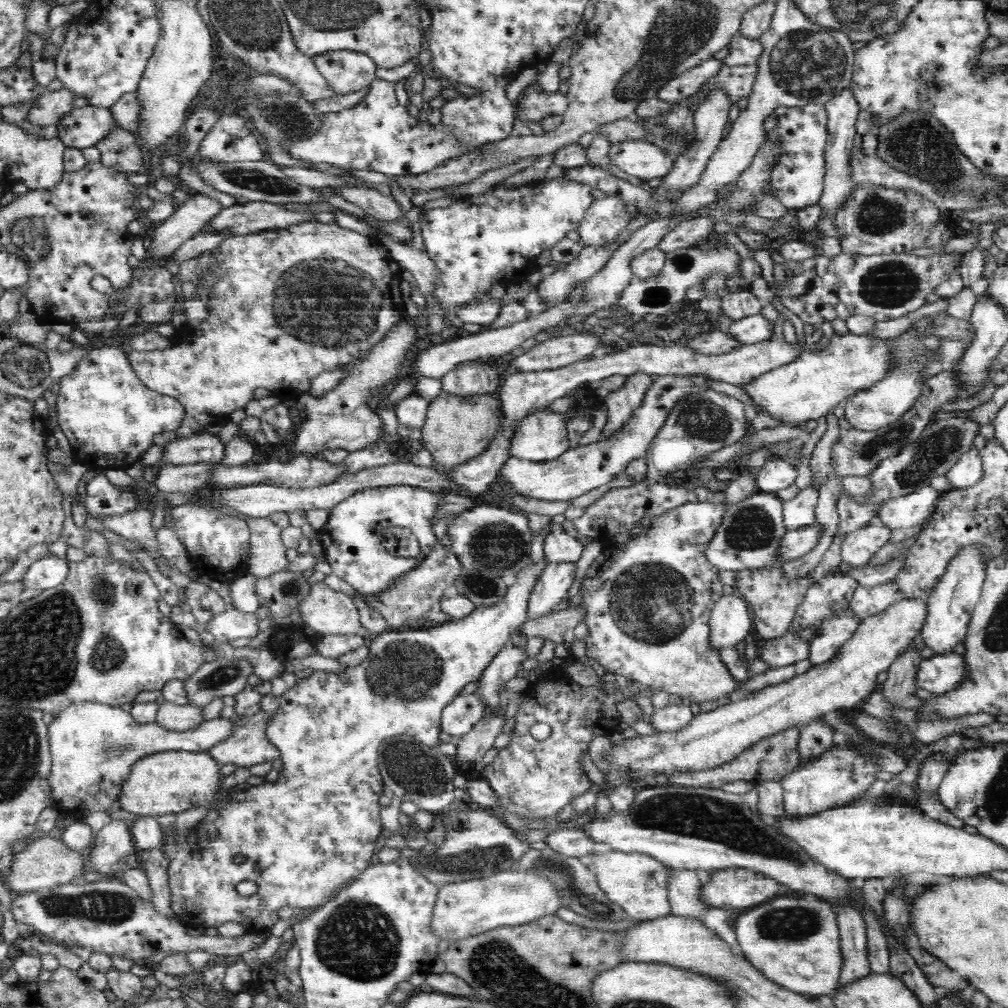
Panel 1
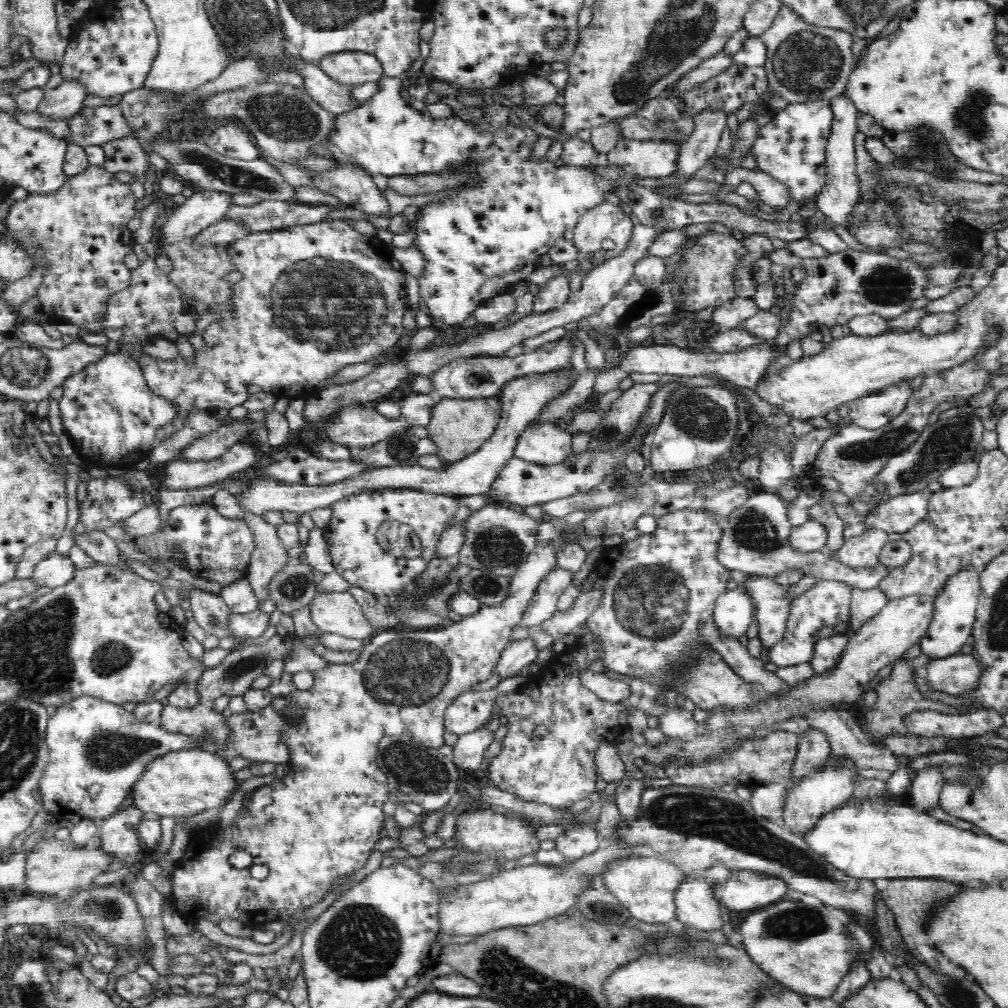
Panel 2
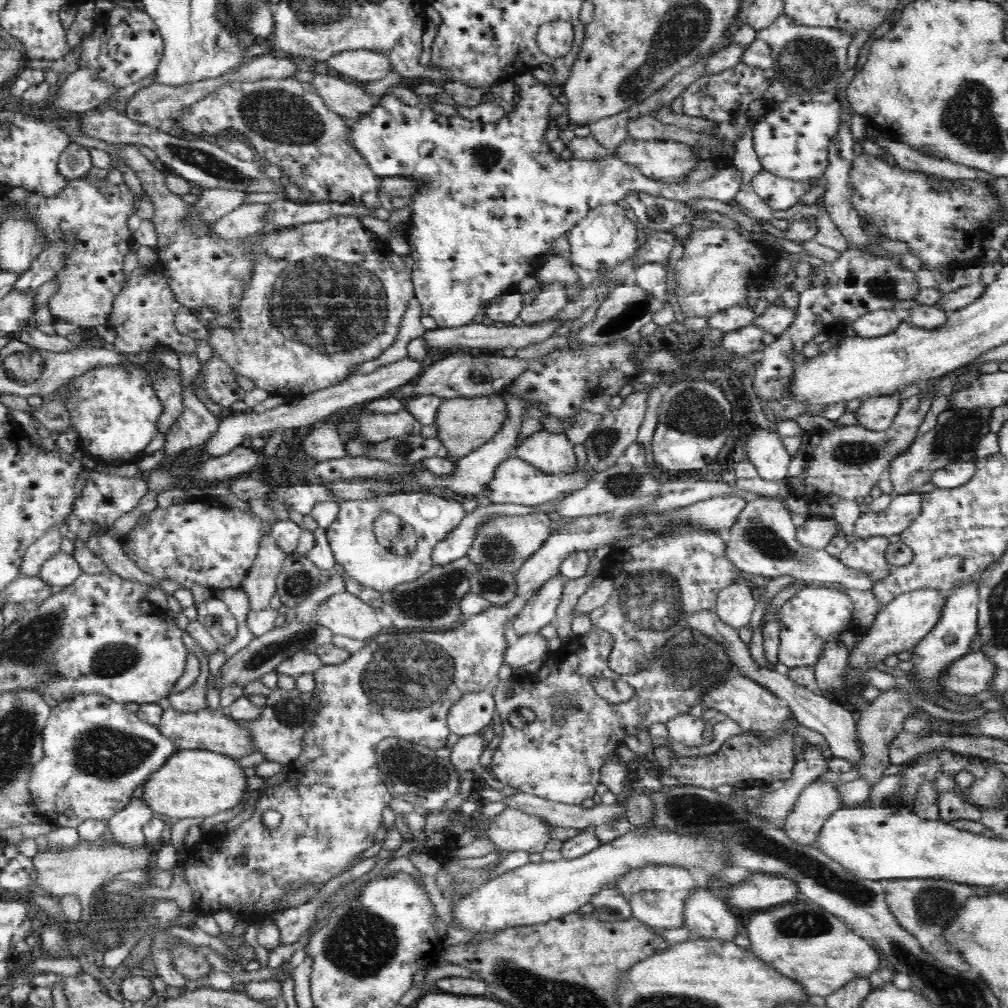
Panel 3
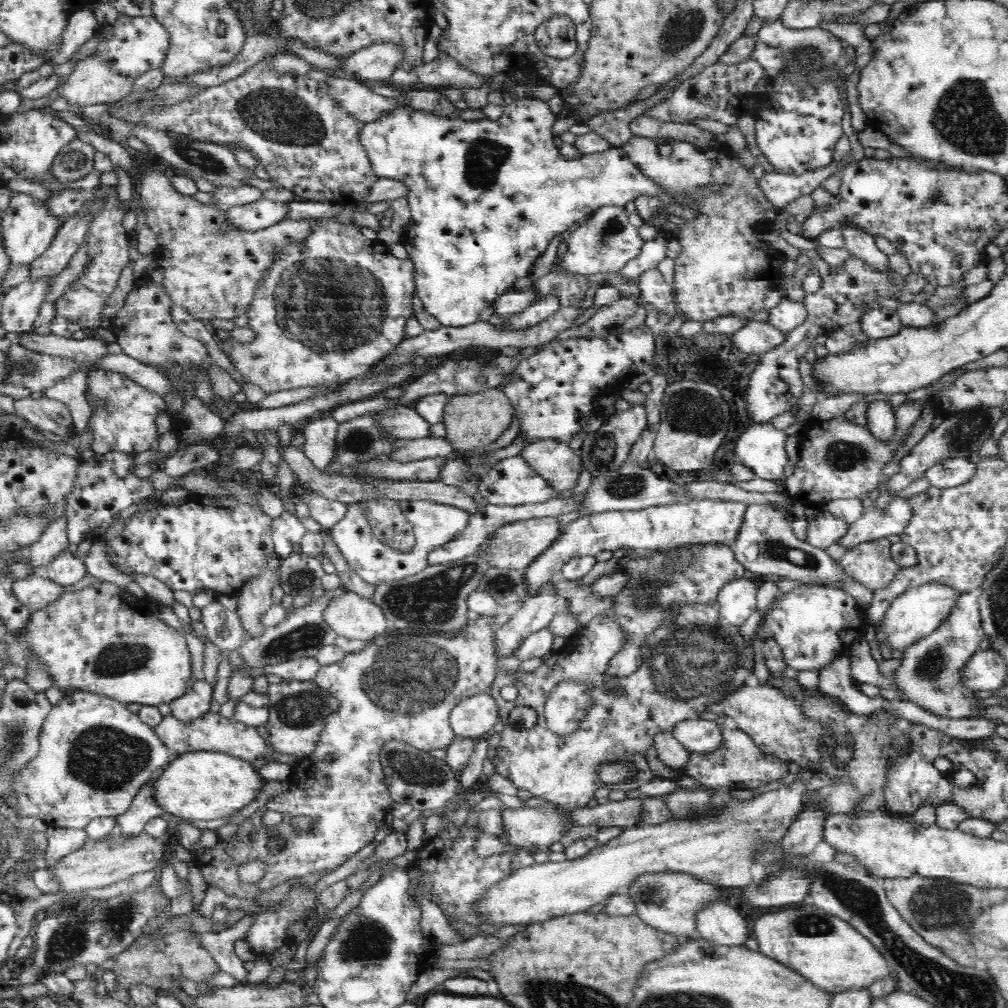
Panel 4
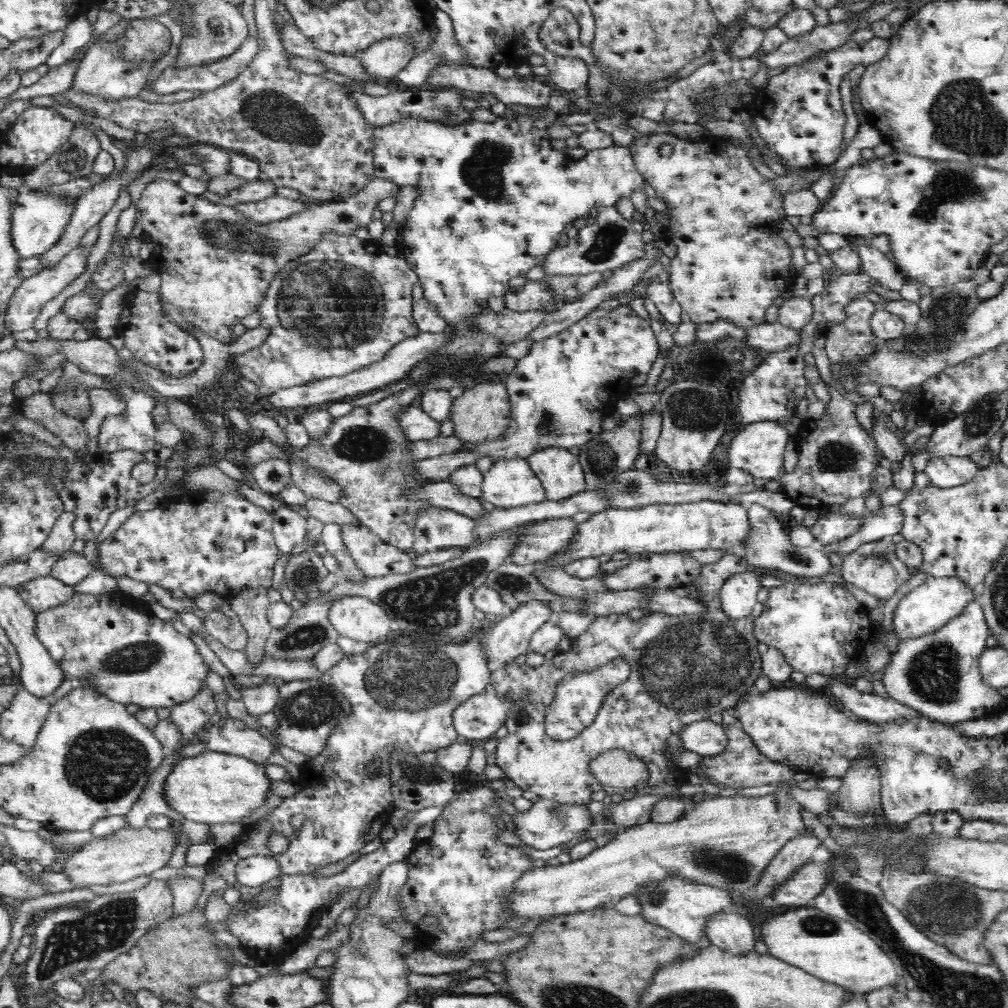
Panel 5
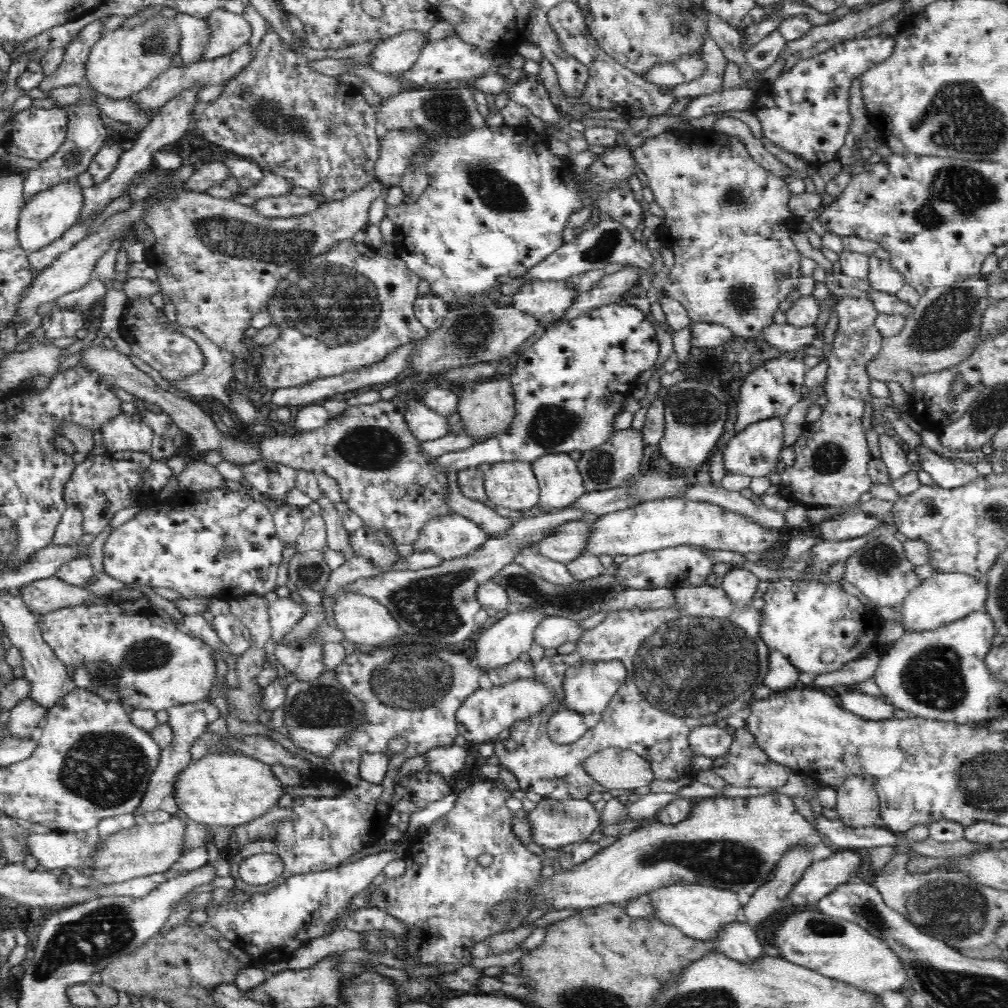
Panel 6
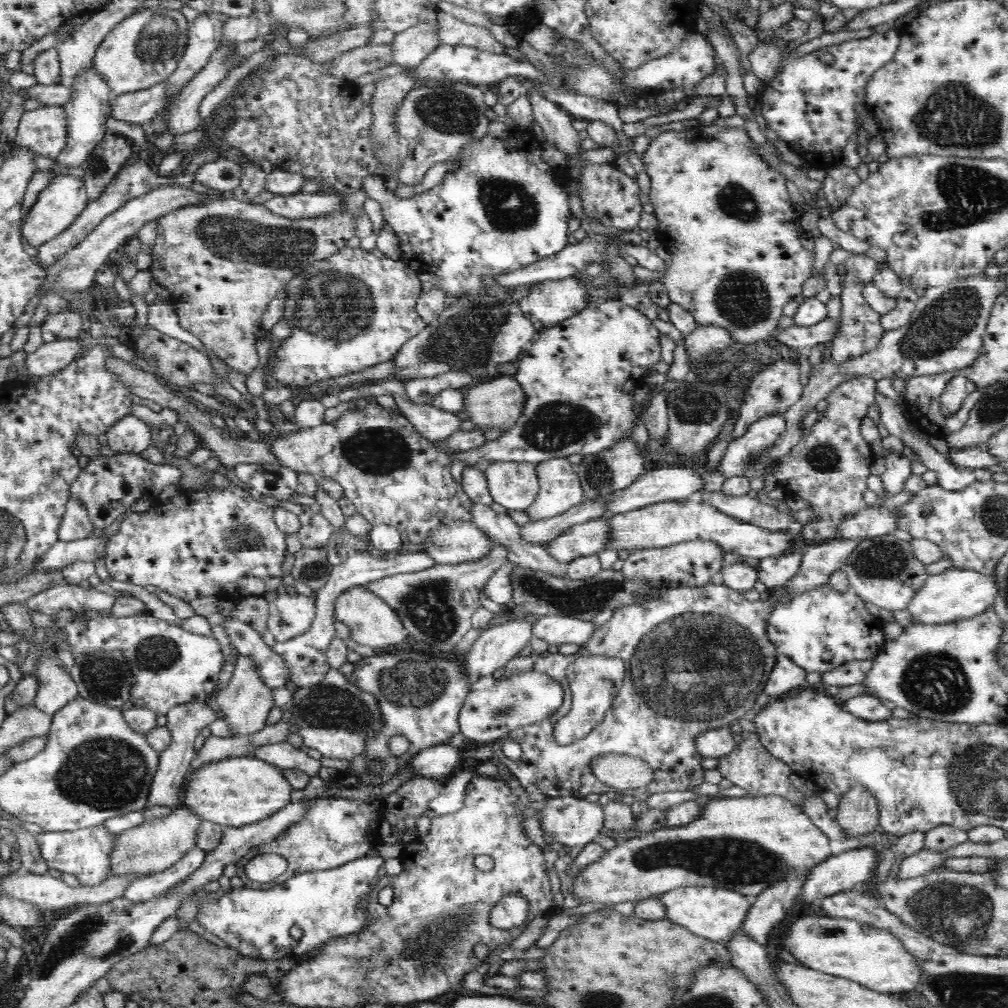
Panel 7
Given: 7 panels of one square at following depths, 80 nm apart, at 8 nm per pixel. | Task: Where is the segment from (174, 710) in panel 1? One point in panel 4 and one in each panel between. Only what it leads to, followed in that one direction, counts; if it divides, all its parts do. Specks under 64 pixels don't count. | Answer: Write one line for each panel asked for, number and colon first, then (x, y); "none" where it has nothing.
2: (200, 719)
3: (209, 729)
4: (214, 733)

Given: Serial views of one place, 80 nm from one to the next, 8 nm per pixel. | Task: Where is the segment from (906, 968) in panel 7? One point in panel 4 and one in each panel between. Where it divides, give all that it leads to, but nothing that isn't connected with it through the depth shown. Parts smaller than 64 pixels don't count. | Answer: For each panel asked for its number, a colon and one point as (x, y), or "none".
4: (830, 952)
5: (836, 950)
6: (844, 950)

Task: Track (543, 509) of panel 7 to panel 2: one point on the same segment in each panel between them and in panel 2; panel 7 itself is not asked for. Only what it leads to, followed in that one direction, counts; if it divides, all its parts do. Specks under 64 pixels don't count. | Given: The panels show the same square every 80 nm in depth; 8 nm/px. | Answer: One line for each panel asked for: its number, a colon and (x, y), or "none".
2: (545, 443)
3: (553, 454)
4: (560, 466)
5: (561, 475)
6: (560, 482)

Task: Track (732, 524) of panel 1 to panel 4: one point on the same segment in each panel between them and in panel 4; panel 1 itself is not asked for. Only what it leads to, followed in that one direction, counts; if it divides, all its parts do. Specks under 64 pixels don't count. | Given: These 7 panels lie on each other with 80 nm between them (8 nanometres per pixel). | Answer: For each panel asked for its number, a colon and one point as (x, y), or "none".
2: (754, 540)
3: (763, 543)
4: (767, 544)

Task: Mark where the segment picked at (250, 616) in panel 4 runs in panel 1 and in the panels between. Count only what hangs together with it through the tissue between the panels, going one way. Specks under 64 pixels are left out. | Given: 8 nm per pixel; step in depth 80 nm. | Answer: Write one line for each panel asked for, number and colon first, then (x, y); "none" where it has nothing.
1: (267, 555)
2: (270, 556)
3: (259, 585)

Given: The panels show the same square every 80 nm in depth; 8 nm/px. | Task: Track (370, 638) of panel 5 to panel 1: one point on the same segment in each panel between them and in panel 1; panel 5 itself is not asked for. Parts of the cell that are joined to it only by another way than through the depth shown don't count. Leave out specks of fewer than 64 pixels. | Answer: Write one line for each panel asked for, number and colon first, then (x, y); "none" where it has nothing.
1: (326, 611)
2: (333, 612)
3: (345, 614)
4: (350, 615)

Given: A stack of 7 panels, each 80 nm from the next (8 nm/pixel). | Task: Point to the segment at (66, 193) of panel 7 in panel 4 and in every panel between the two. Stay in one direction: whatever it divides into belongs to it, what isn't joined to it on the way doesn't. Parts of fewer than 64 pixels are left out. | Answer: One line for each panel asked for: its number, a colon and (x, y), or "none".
4: (29, 226)
5: (39, 220)
6: (51, 213)

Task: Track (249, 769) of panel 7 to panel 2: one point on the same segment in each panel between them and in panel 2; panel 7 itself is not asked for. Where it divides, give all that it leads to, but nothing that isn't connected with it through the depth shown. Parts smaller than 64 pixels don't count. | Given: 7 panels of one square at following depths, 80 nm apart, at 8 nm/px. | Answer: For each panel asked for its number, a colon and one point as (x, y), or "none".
2: (183, 784)
3: (194, 783)
4: (200, 785)
5: (214, 787)
6: (228, 790)

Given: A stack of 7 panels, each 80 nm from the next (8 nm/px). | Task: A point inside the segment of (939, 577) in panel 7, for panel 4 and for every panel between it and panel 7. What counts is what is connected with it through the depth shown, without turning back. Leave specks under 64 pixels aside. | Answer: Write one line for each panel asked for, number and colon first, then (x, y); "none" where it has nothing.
4: (917, 612)
5: (939, 599)
6: (945, 597)

